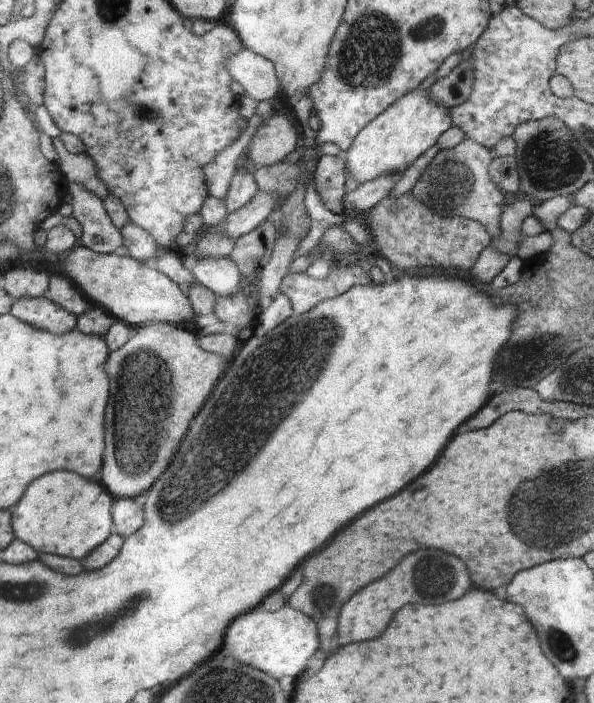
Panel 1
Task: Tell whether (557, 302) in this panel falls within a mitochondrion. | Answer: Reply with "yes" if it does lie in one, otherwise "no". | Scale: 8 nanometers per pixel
no

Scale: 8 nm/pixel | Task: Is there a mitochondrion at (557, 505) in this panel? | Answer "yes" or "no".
yes

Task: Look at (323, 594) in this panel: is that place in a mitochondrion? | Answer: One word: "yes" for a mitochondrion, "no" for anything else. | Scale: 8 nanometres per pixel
yes

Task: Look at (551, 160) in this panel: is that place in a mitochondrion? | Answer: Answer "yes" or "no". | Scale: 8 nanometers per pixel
yes

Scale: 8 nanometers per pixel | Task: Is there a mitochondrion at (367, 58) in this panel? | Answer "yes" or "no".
yes

